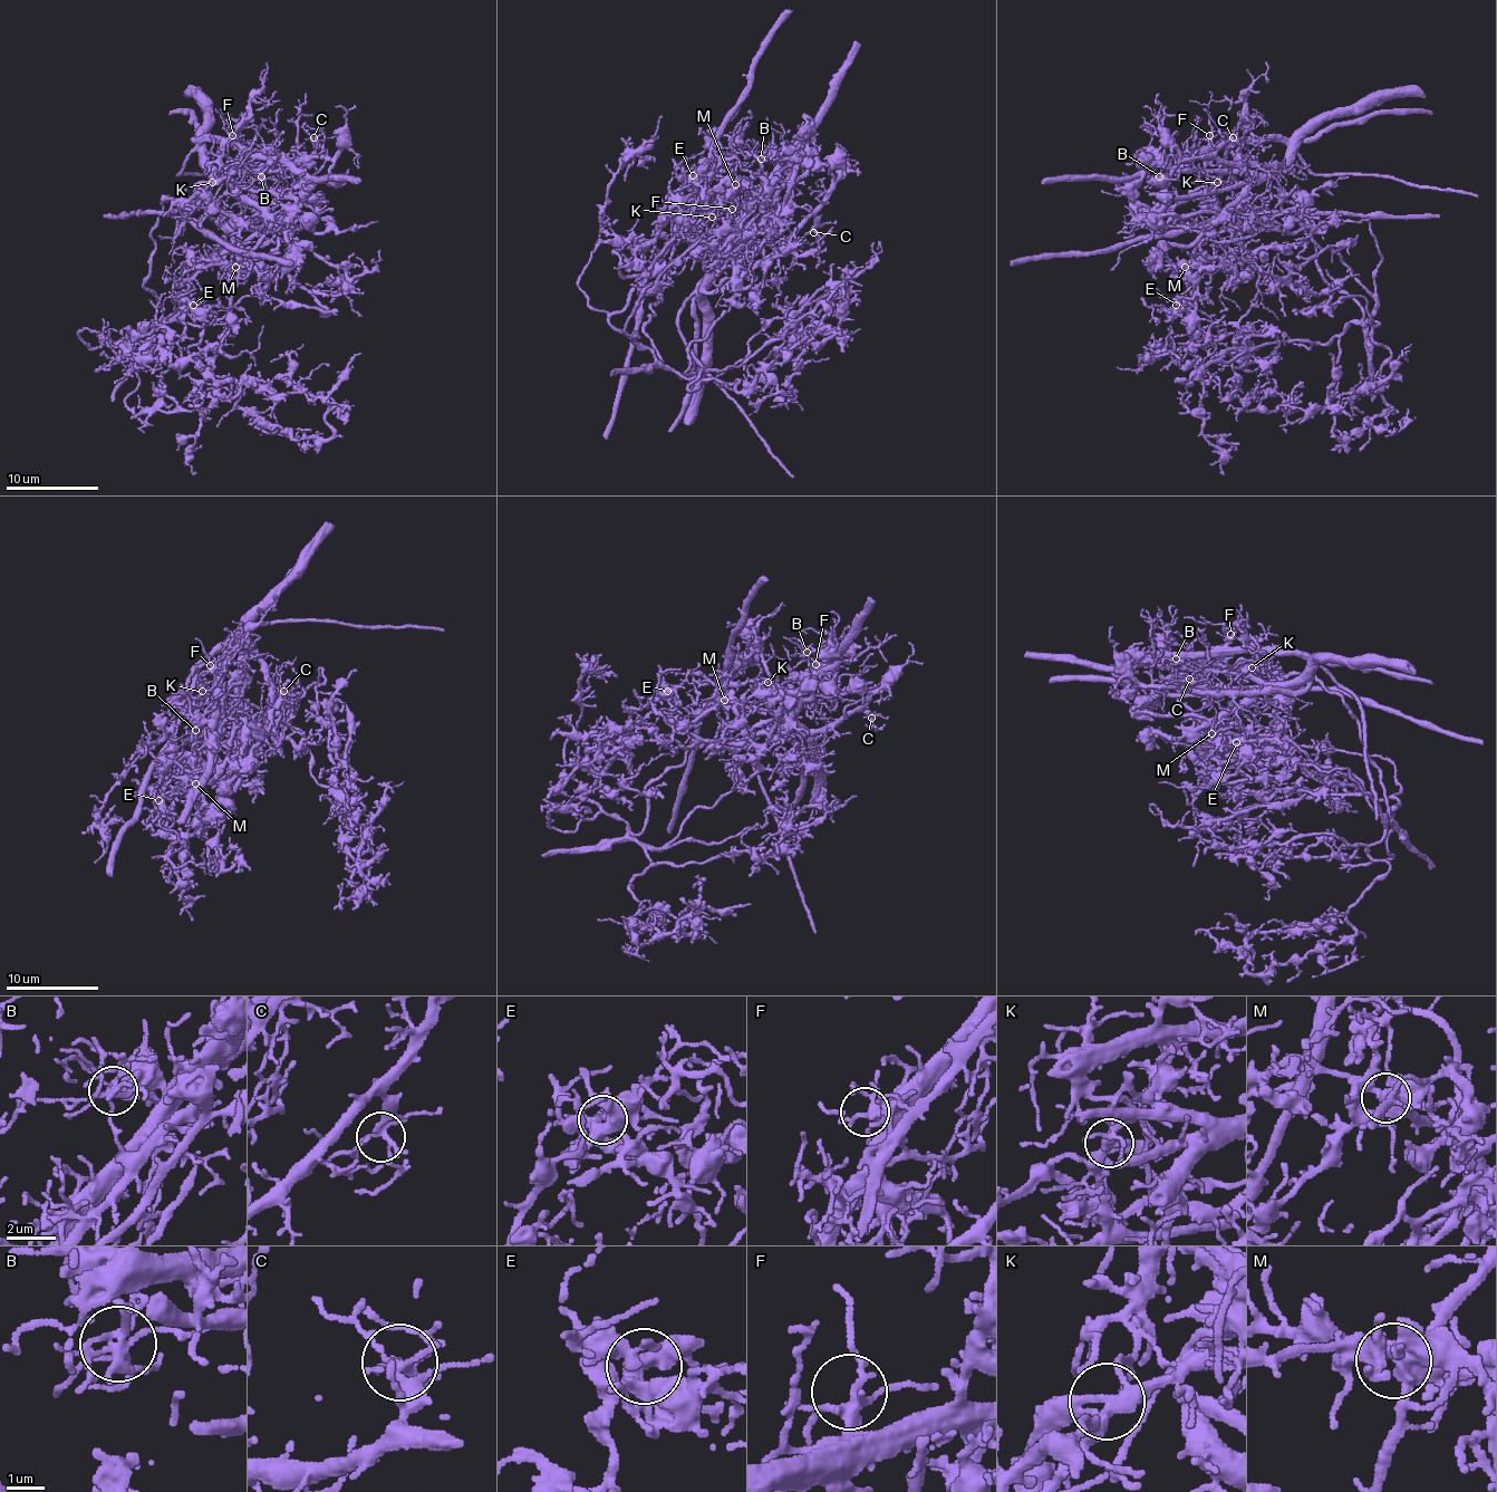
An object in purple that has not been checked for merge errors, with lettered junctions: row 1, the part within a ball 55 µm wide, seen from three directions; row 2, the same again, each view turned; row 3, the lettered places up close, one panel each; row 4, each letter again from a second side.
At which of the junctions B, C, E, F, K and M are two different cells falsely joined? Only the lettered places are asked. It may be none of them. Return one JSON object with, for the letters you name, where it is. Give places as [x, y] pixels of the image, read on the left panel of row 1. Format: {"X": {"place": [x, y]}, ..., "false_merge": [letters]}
{"B": {"place": [261, 176]}, "K": {"place": [212, 182]}, "M": {"place": [235, 267]}, "false_merge": ["B", "K", "M"]}

